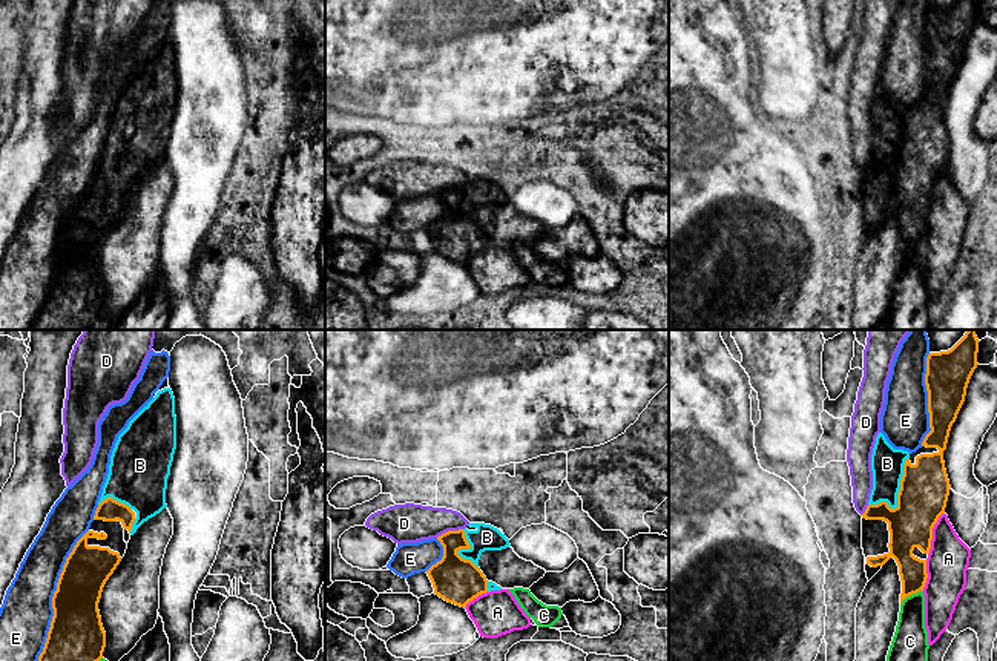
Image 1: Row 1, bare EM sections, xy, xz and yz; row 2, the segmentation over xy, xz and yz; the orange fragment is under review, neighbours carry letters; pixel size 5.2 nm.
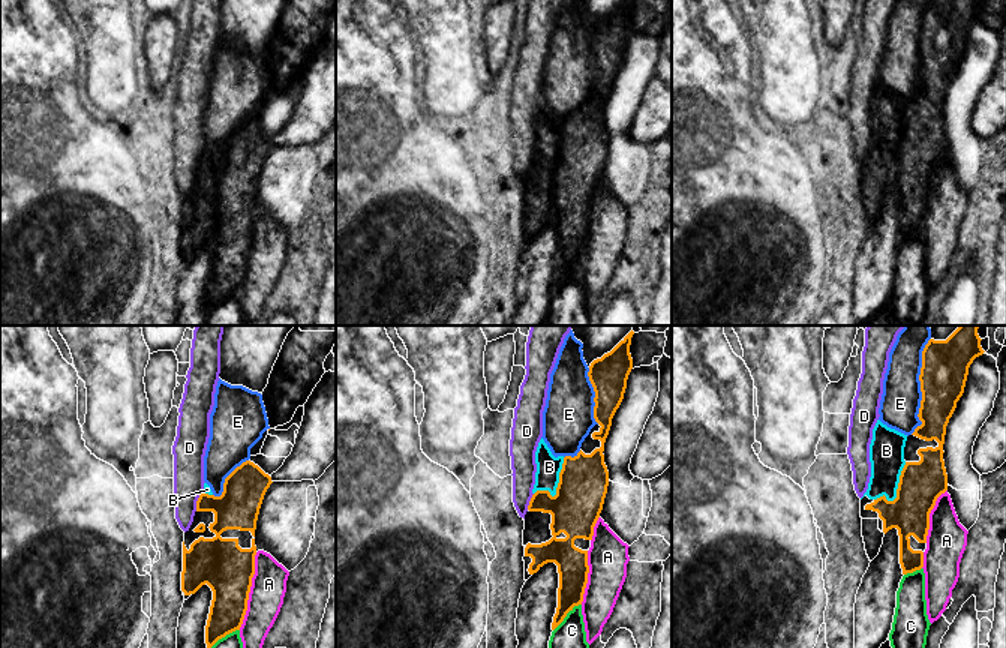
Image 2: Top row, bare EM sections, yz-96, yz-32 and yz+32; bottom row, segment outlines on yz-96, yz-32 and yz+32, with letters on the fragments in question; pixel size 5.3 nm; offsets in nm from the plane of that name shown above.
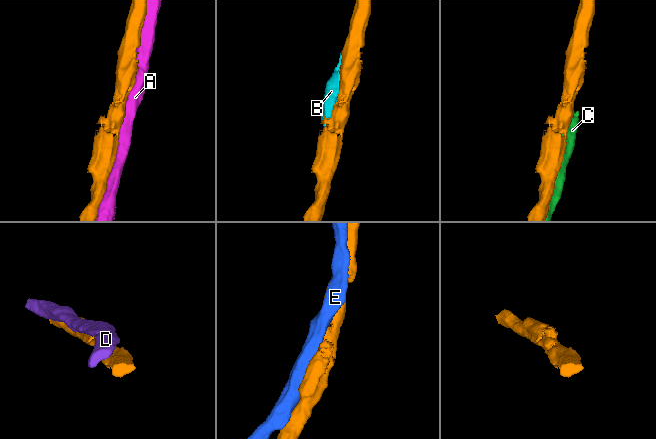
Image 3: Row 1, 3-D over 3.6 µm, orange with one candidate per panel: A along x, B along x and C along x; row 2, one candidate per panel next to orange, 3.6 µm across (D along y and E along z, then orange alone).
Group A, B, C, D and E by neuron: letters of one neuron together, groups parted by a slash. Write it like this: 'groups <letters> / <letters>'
groups A / B / C / D / E

